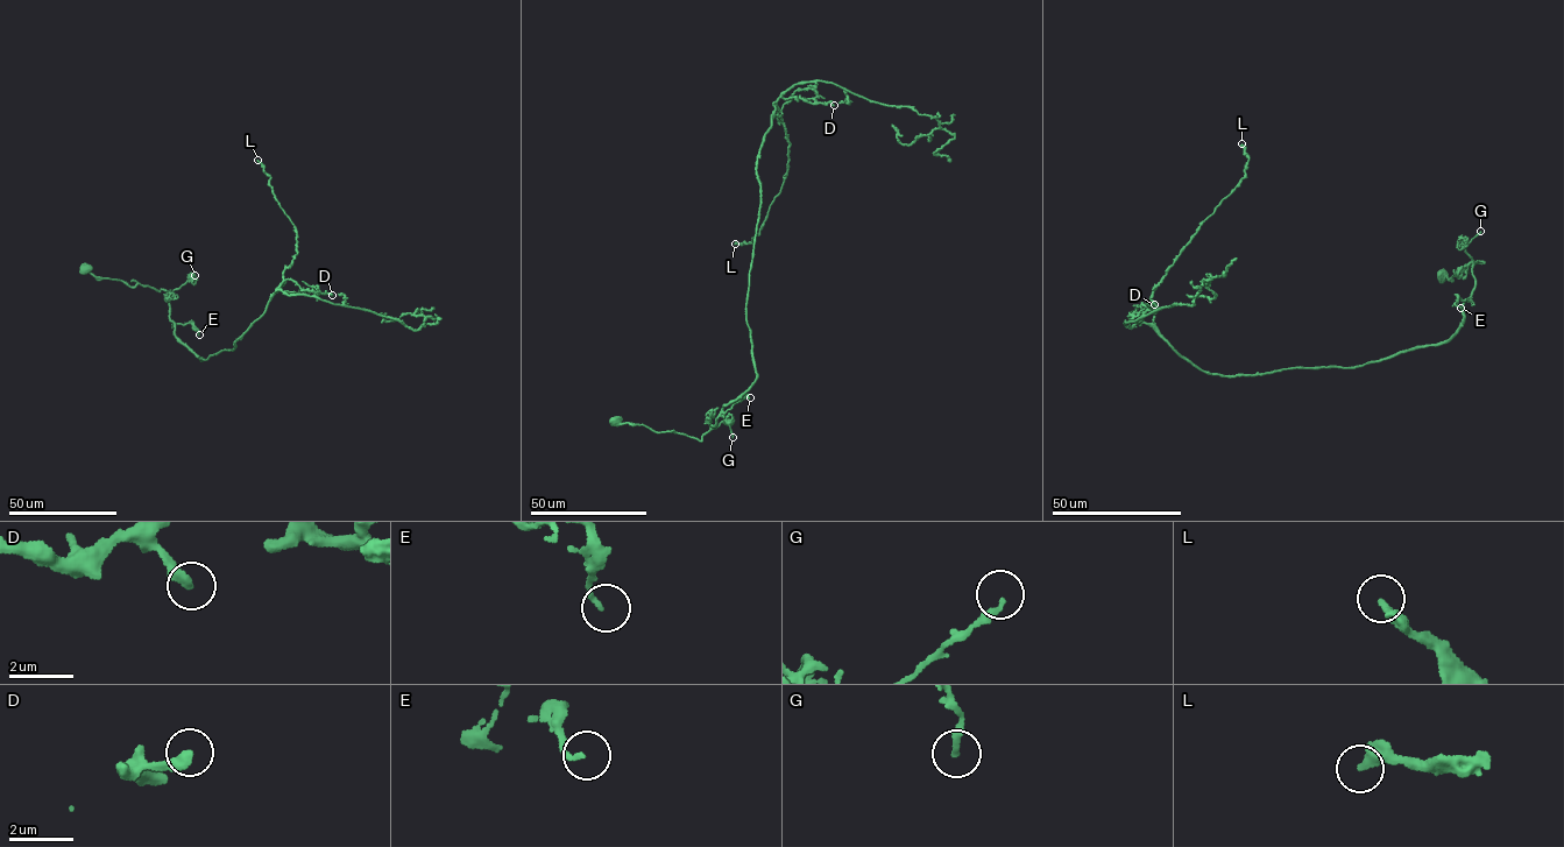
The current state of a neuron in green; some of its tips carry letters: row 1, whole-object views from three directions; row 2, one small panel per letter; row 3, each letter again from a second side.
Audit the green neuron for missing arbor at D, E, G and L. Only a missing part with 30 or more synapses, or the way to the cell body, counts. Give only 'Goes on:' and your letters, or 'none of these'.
Goes on: none of these

